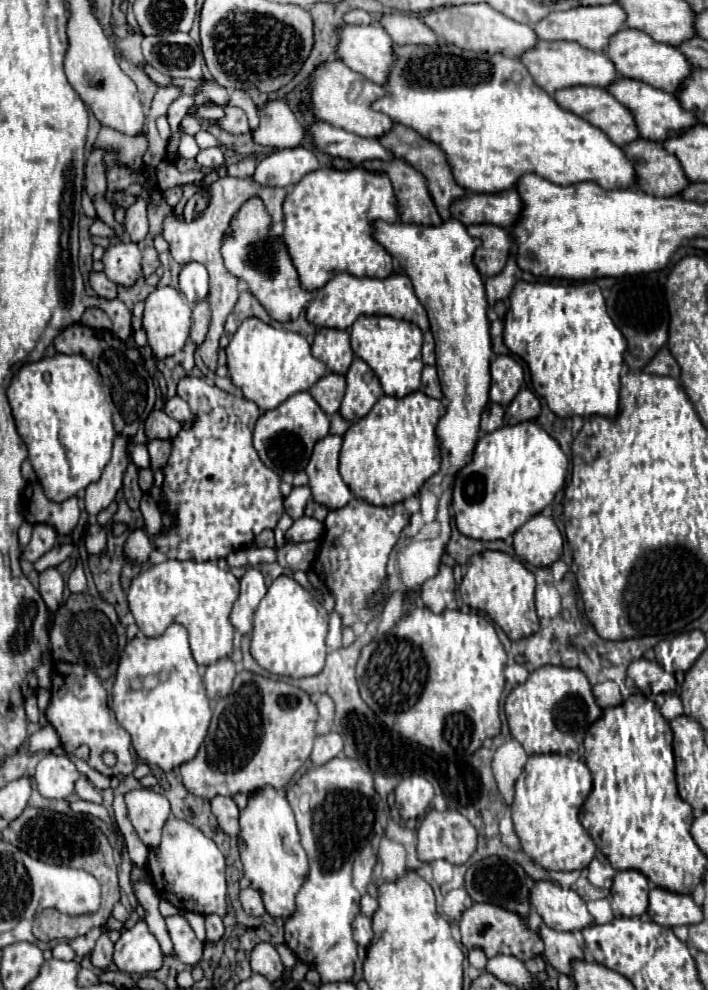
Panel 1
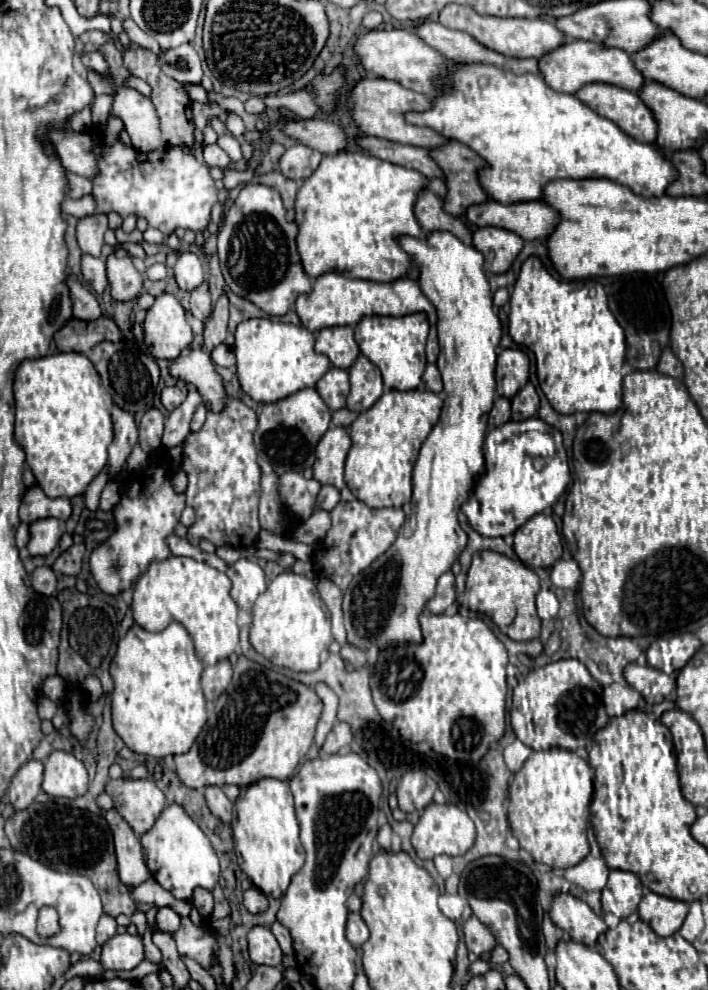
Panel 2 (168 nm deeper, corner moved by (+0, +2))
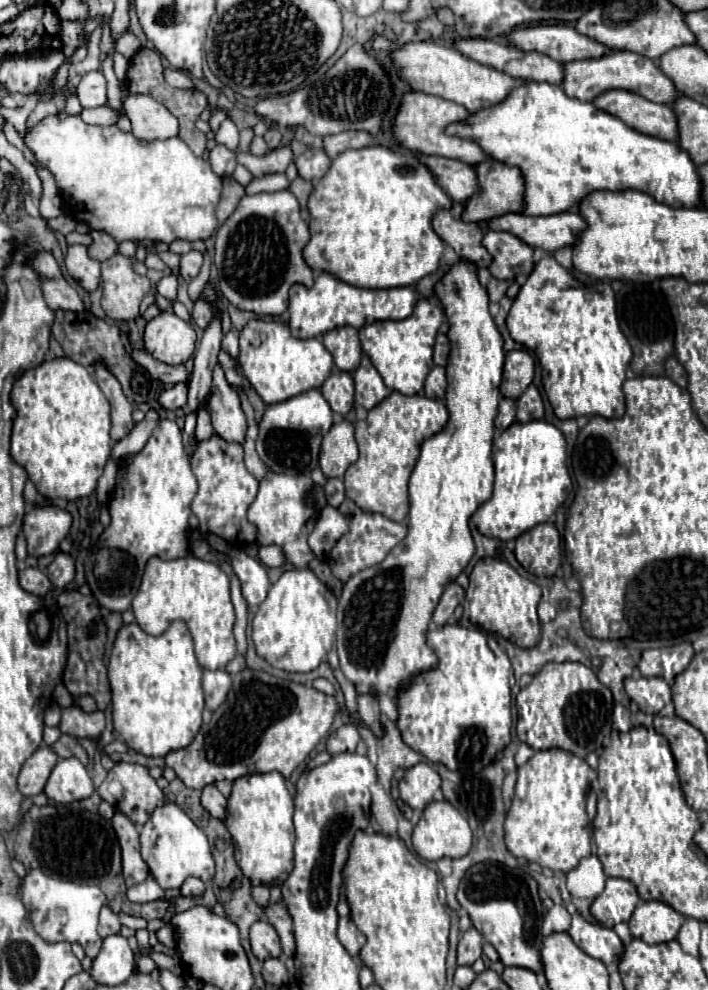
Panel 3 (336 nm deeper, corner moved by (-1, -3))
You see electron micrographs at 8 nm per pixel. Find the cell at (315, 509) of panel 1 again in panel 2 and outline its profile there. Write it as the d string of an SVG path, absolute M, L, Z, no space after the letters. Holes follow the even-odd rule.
M324 484L320 494L318 494L318 502L316 506L322 508L322 510L332 510L336 504L340 502L340 490L336 486L330 486L330 484Z

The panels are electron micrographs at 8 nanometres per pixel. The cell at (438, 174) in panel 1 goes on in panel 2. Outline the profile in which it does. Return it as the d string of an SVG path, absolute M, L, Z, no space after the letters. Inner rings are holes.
M452 140L444 146L444 150L432 150L432 158L436 158L438 166L444 170L448 186L444 210L448 214L464 216L470 206L488 200L488 194L478 180L478 172L486 166L486 162L466 144Z

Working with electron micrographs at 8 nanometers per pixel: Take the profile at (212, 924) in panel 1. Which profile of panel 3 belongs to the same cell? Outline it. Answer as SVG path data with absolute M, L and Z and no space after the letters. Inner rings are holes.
M189 877L189 879L181 885L179 891L181 891L183 897L195 897L195 899L199 899L199 897L203 897L203 893L205 893L205 883L203 883L201 879Z

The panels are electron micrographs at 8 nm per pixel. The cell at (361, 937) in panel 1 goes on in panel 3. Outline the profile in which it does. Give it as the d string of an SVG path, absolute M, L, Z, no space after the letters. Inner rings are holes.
M349 917L339 919L337 937L343 943L343 947L349 951L349 955L357 955L361 951L361 947L365 945L365 935L357 929L357 925Z

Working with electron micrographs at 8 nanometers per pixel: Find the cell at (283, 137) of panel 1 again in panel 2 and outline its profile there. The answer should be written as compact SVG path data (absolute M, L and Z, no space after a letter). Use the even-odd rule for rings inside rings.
M310 118L288 122L284 126L284 132L296 138L300 144L320 150L322 154L336 154L348 146L348 134L344 132L344 128L330 120Z

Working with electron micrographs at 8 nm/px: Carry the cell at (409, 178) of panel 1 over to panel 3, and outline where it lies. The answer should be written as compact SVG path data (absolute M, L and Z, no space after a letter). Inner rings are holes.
M453 203L451 209L439 209L433 215L433 231L455 249L461 259L473 261L477 267L487 267L491 255L483 249L483 229L479 223L461 223L461 203Z

